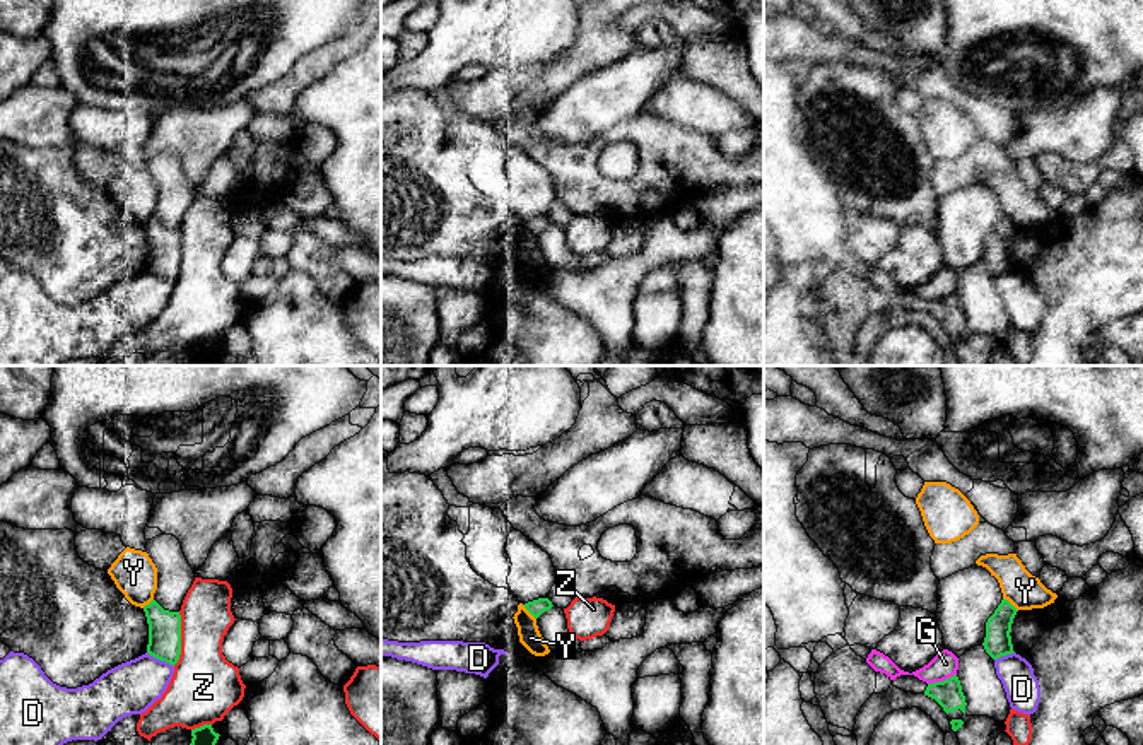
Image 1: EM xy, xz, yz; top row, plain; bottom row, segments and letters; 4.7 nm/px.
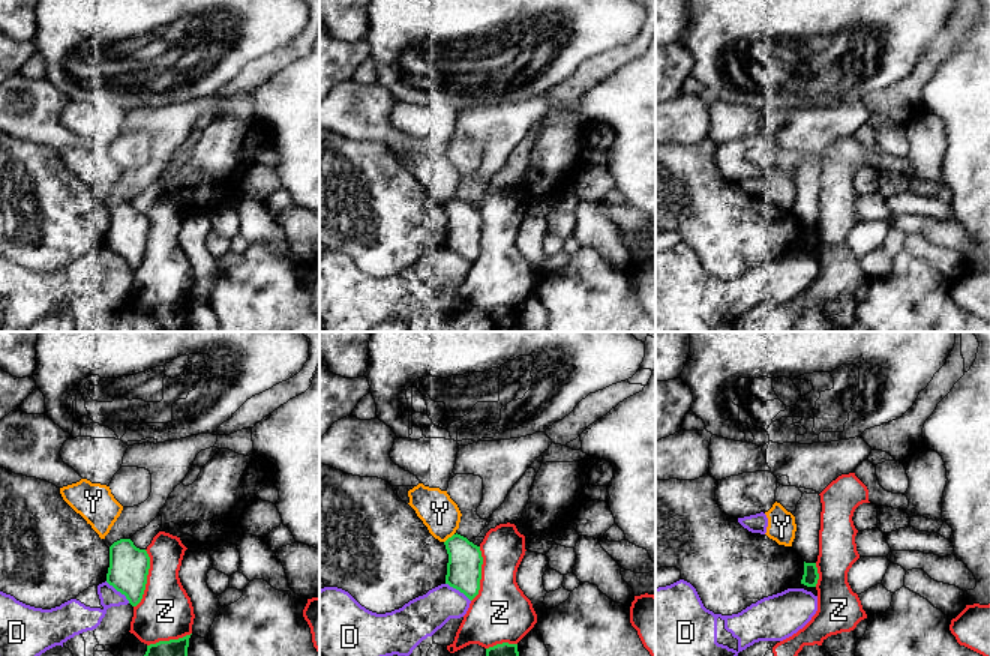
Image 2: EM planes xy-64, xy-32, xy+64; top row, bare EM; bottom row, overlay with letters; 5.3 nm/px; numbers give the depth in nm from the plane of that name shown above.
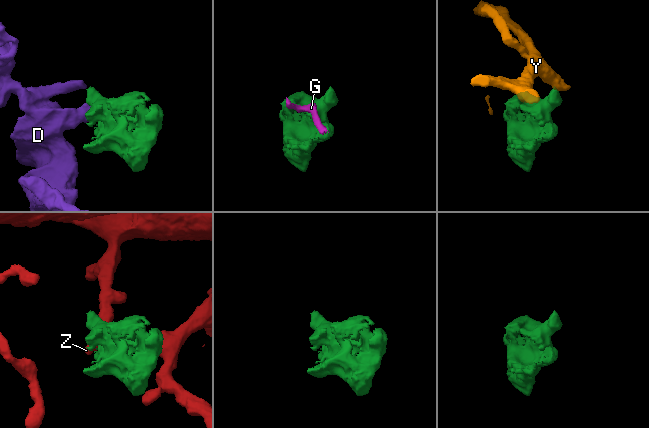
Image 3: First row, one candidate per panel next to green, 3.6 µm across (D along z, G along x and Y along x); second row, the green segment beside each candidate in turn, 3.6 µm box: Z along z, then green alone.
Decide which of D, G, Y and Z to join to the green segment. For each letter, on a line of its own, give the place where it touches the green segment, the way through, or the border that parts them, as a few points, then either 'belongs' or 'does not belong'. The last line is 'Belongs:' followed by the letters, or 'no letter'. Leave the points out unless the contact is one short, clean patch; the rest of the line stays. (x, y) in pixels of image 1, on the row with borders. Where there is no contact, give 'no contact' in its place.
D: xy (161, 660) | does not belong
G: yz (943, 680) | does not belong
Y: yz (1010, 604) | does not belong
Z: xy (180, 639) | does not belong
Belongs: no letter

